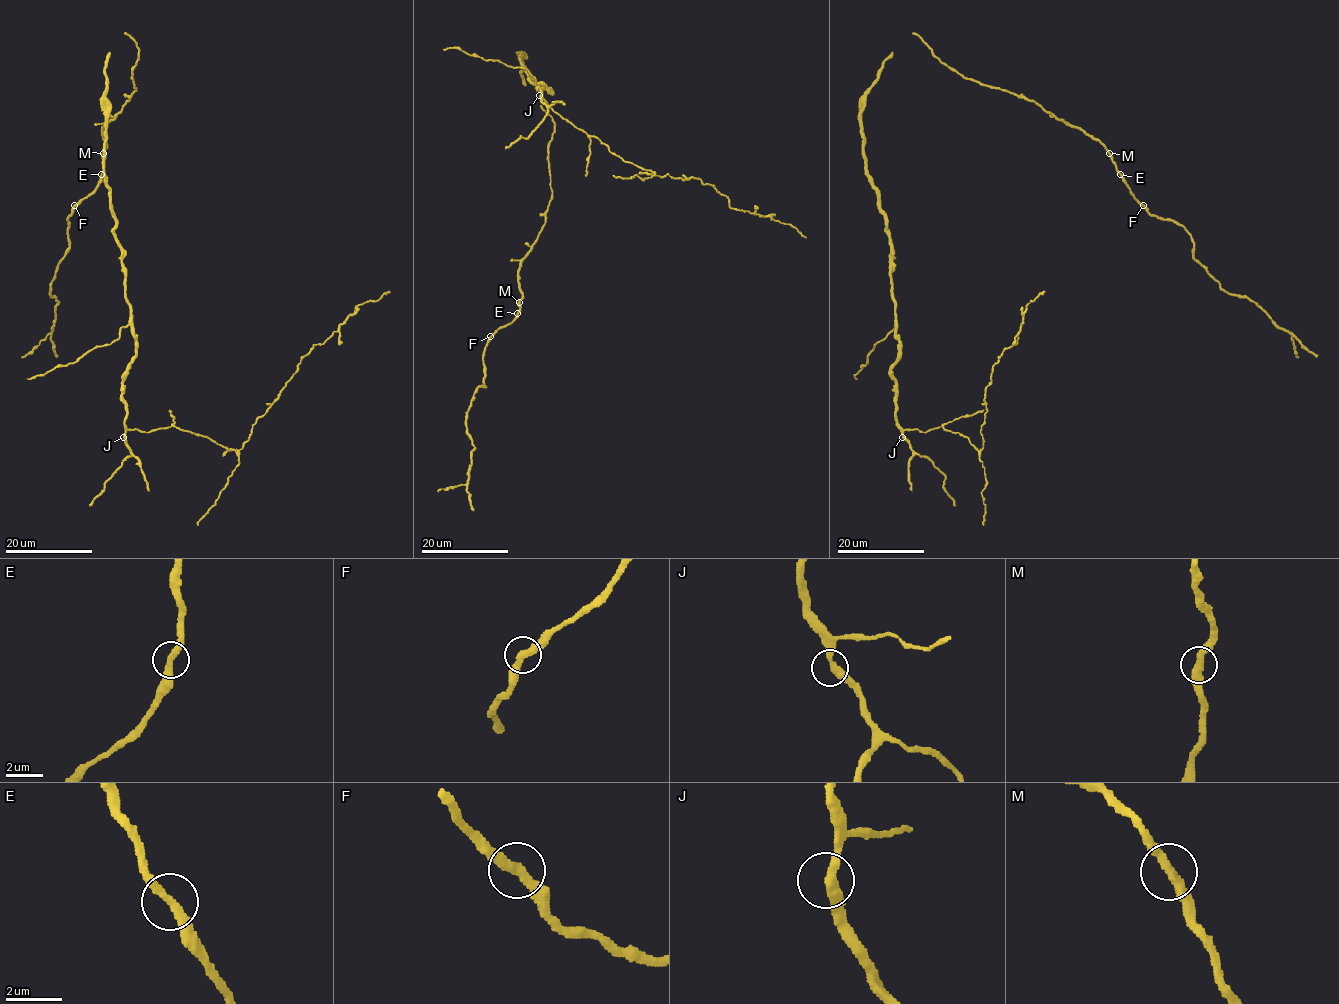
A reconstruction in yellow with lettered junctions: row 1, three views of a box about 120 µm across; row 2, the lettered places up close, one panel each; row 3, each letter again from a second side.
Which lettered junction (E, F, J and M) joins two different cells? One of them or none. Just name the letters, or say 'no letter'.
F

